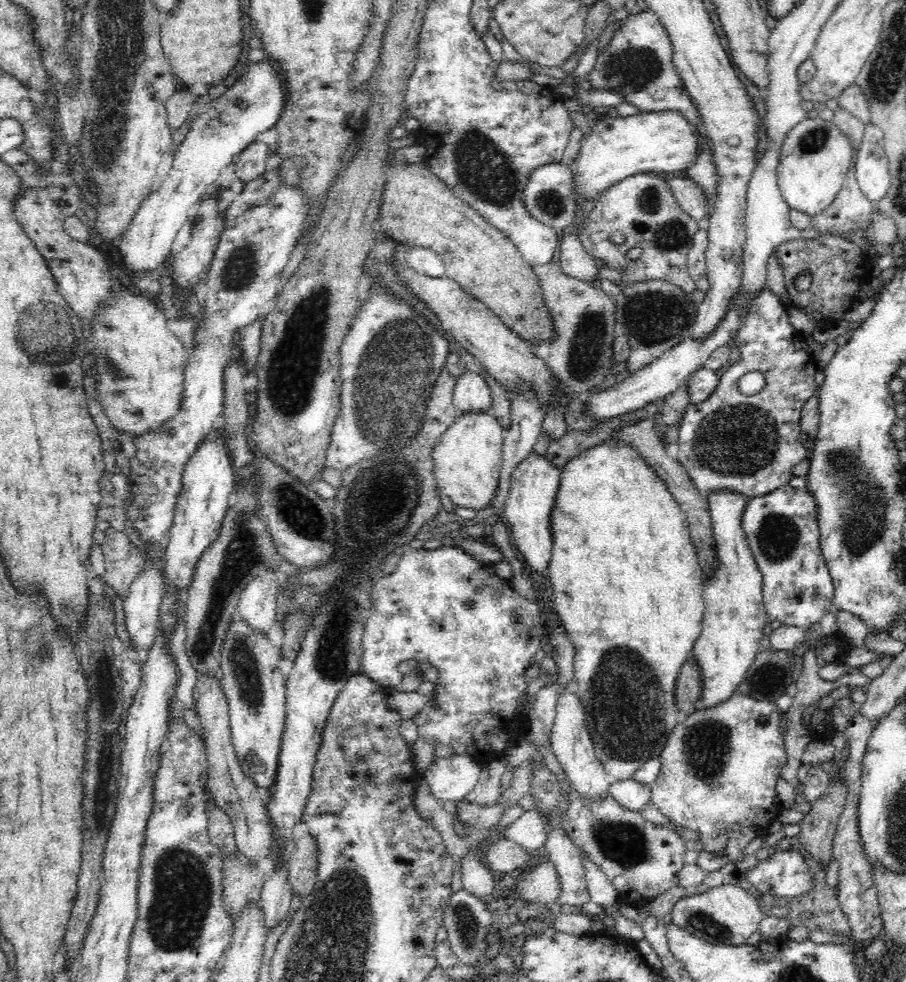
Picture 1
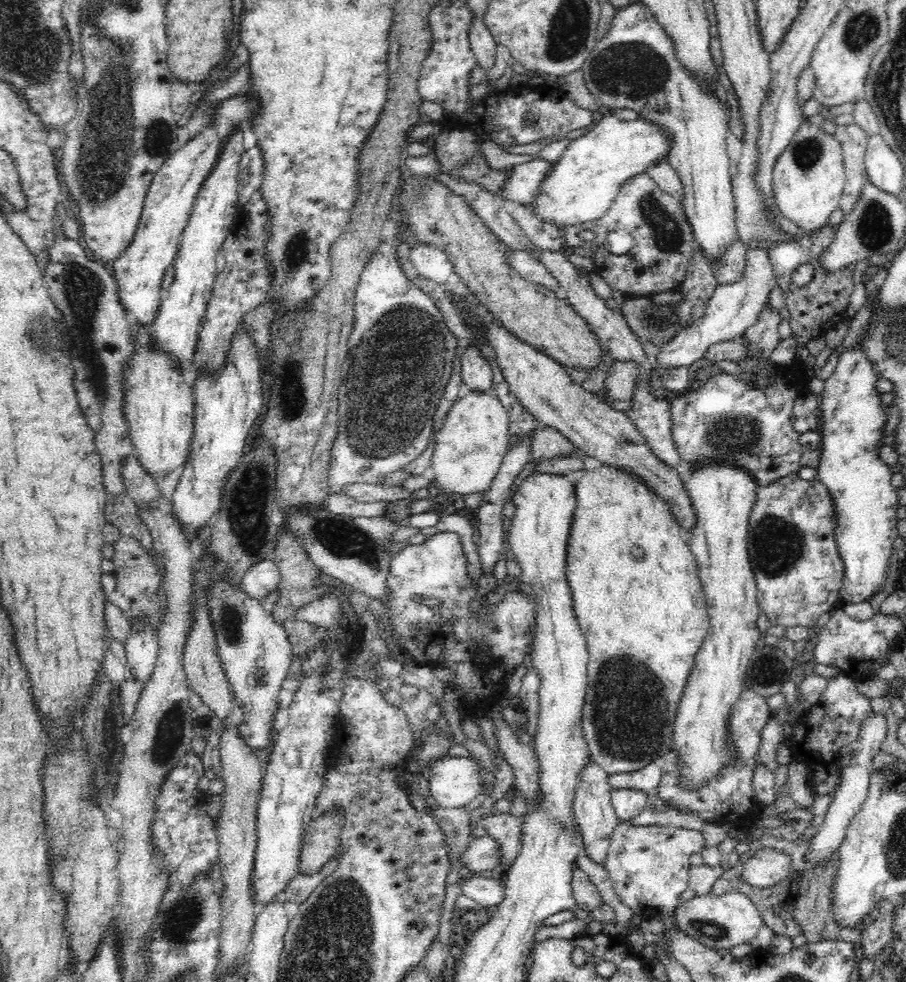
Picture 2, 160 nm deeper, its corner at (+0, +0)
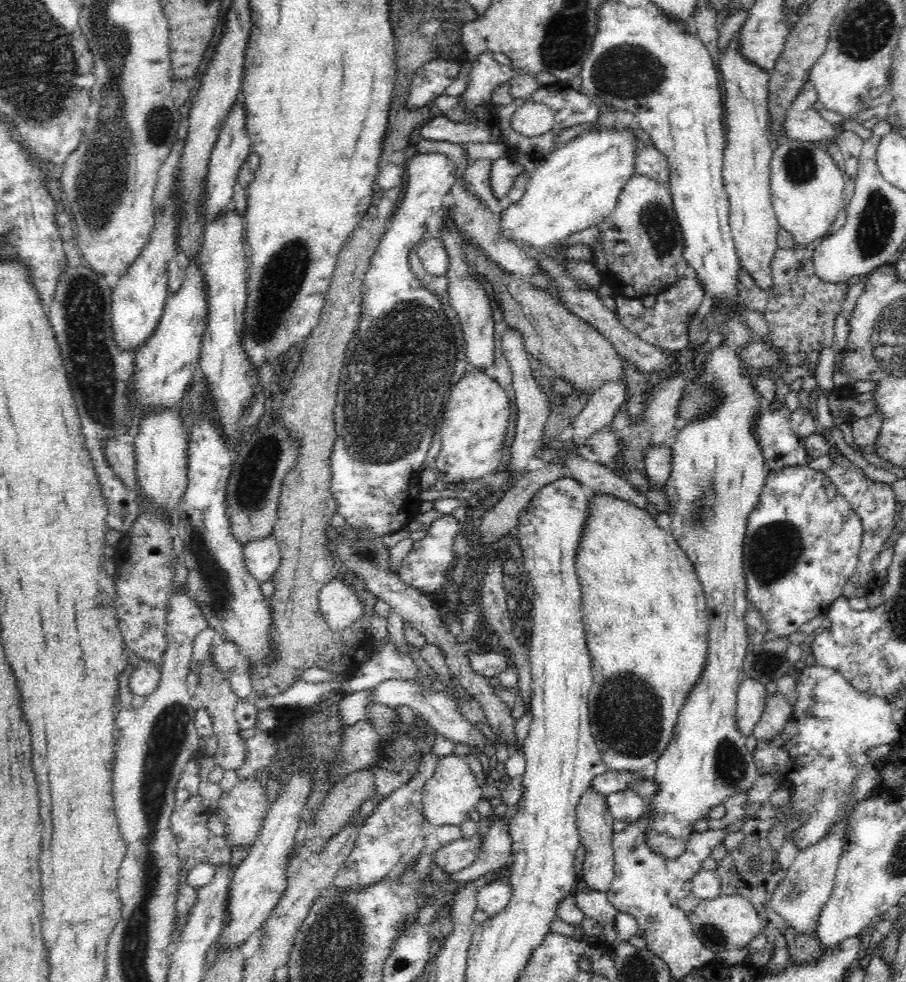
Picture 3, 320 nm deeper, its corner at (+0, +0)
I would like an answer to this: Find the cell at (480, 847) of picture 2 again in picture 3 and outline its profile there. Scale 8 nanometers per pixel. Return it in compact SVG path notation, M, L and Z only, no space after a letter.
M478 832L471 838L460 838L433 854L433 862L444 872L452 873L464 870L474 861L482 850L482 839Z

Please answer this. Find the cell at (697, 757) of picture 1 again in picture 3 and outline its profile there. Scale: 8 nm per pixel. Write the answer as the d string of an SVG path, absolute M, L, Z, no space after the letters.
M745 677L737 692L736 724L744 737L753 734L768 694L760 681Z

